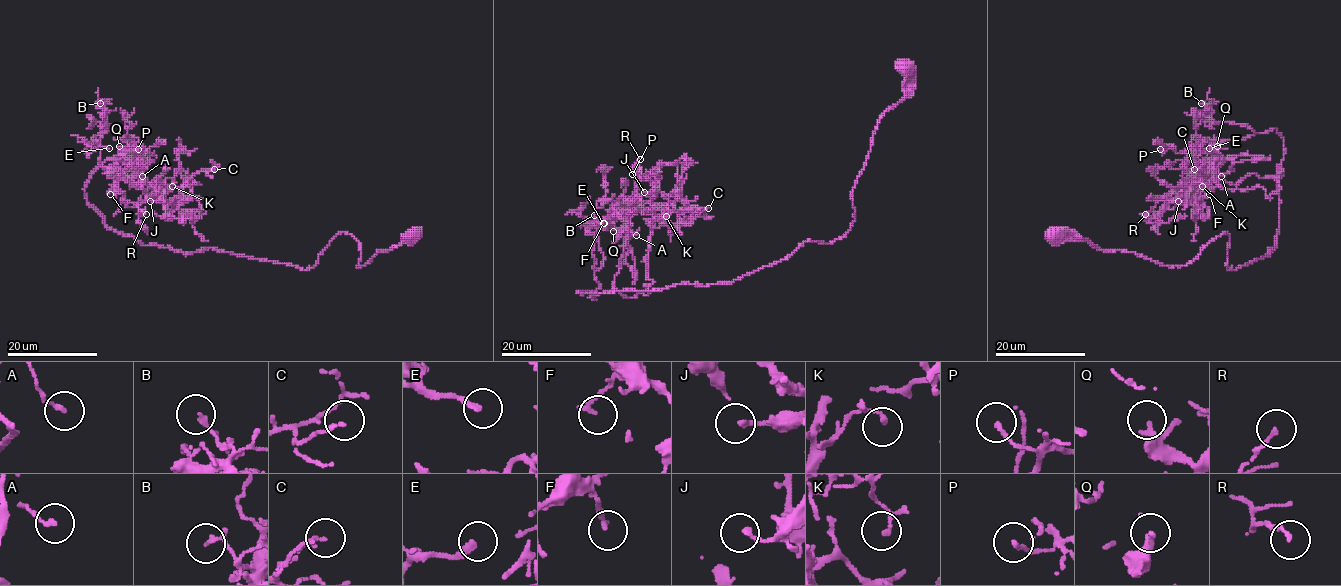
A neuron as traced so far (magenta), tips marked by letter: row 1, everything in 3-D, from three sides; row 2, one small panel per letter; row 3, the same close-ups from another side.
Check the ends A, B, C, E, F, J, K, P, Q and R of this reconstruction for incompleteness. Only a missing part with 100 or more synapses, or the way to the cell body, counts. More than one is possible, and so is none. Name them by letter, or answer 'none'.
E

